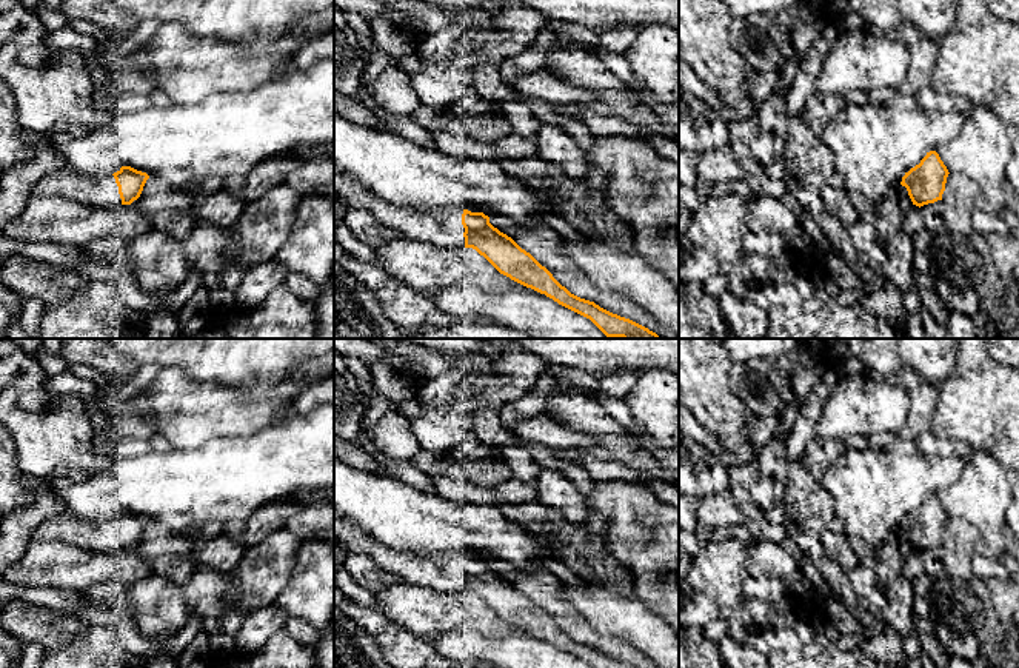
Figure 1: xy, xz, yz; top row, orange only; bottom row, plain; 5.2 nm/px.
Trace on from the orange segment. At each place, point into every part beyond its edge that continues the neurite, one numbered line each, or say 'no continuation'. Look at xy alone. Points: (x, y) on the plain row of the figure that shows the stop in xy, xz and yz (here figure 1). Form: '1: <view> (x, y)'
1: xy (100, 536)

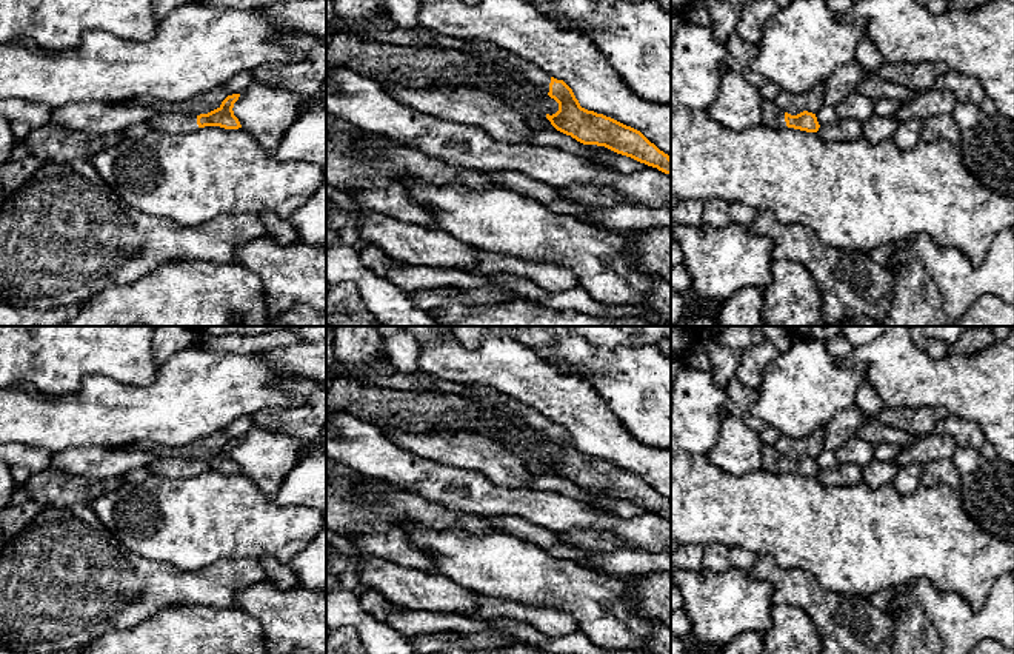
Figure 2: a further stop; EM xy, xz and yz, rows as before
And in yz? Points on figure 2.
1: yz (771, 459)

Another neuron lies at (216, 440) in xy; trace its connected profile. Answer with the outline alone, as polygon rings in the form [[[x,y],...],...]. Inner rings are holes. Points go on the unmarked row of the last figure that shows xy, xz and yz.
[[[217,431],[205,439],[200,439],[188,446],[180,448],[178,454],[185,459],[208,459],[220,452],[222,446],[229,440],[223,431]]]

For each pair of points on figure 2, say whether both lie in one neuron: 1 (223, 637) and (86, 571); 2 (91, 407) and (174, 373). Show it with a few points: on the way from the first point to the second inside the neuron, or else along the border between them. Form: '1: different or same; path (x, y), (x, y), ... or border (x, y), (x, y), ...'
1: different; border (200, 603), (165, 607), (133, 625)
2: same; path (111, 407), (114, 403), (143, 403), (154, 393)

